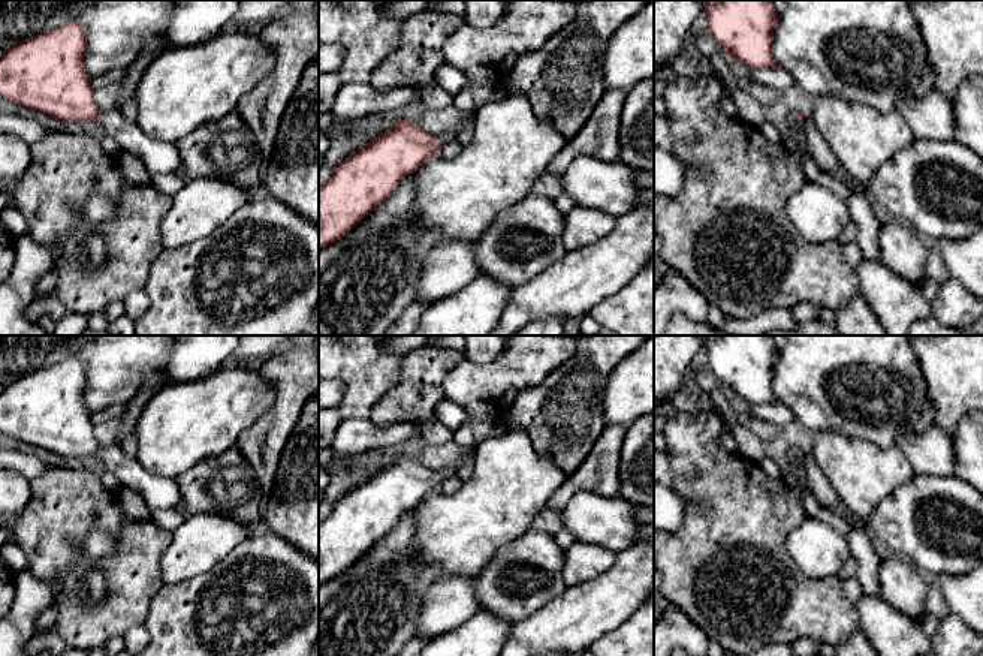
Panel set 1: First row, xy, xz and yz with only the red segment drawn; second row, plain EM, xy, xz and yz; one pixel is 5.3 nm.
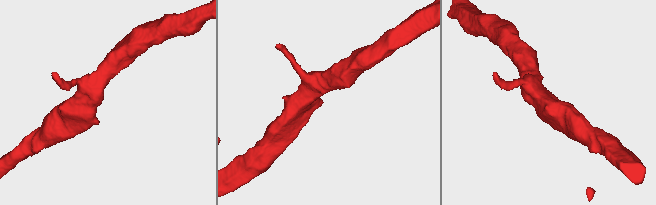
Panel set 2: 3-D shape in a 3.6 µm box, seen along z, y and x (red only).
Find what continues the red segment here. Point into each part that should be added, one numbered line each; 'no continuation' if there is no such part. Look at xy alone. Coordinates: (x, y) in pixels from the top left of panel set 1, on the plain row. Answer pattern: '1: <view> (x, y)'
1: xy (159, 492)

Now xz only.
1: xz (451, 471)

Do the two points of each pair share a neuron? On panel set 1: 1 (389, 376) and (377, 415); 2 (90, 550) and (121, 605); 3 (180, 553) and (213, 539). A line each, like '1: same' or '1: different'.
1: different
2: different
3: same

